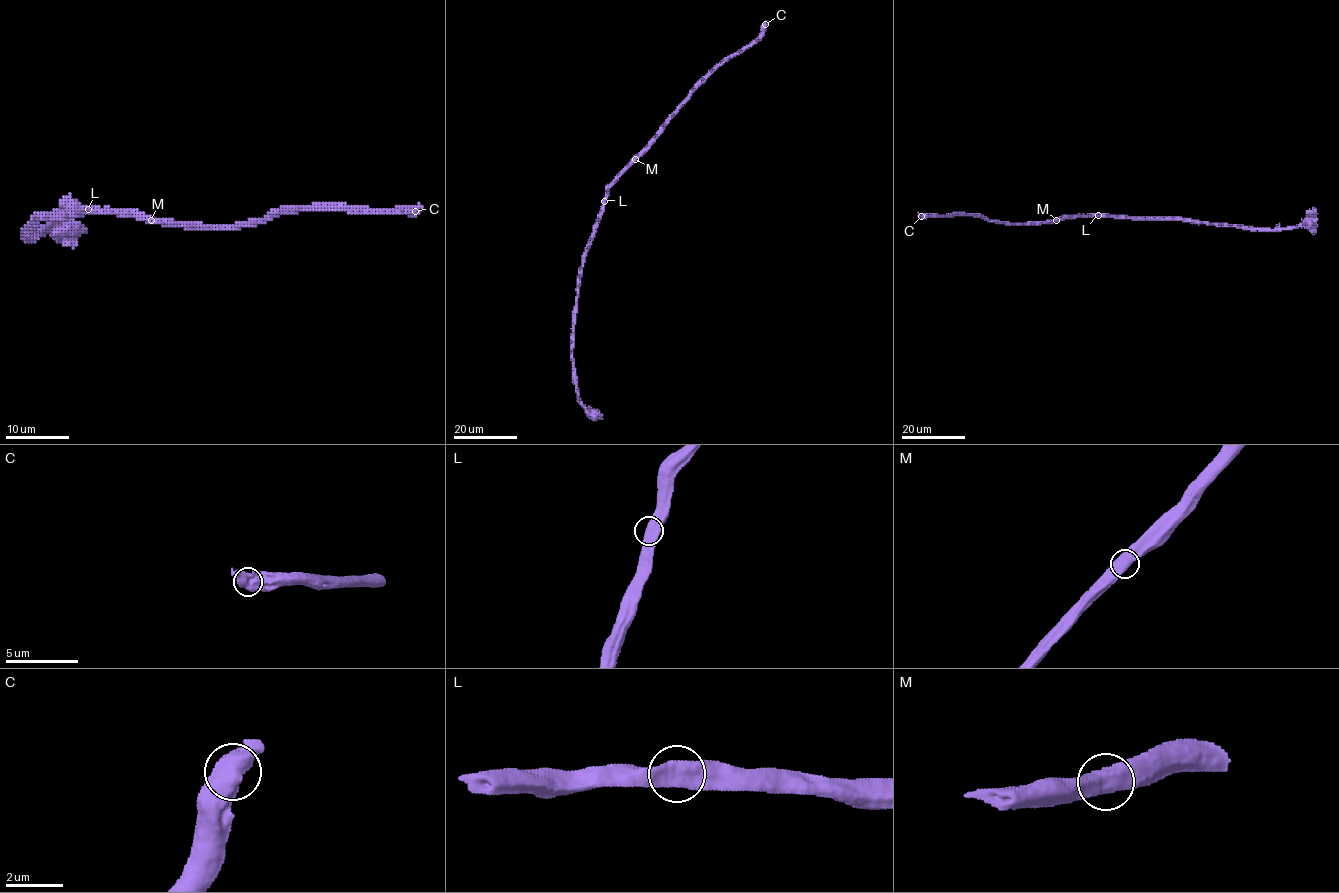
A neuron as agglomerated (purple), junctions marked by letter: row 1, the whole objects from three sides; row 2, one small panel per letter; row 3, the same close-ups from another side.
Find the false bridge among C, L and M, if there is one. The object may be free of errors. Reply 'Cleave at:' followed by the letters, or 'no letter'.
Cleave at: no letter

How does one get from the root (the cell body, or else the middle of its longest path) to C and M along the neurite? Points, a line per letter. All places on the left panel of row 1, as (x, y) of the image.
C: (93, 212), (136, 212), (154, 220), (197, 225), (247, 225), (298, 211), (415, 211)
M: (93, 212), (141, 212), (151, 220)

